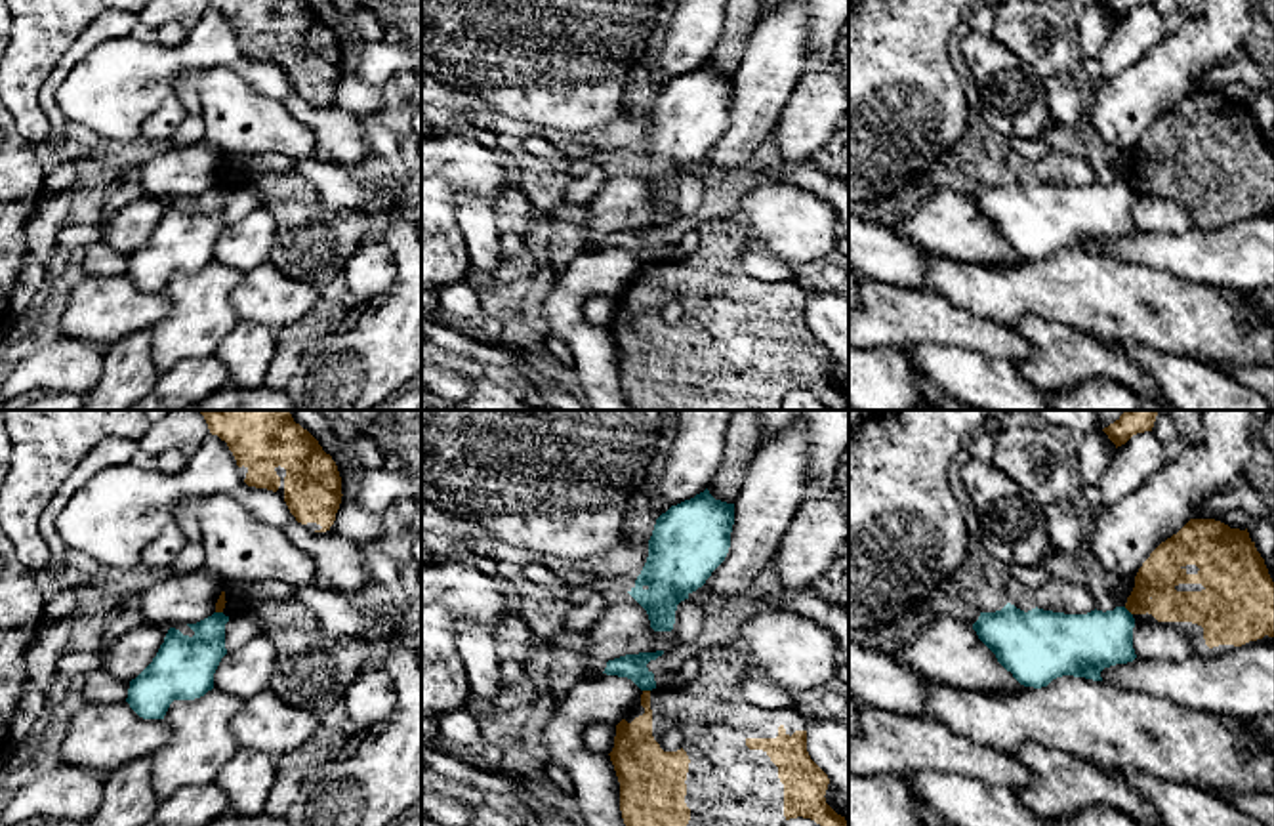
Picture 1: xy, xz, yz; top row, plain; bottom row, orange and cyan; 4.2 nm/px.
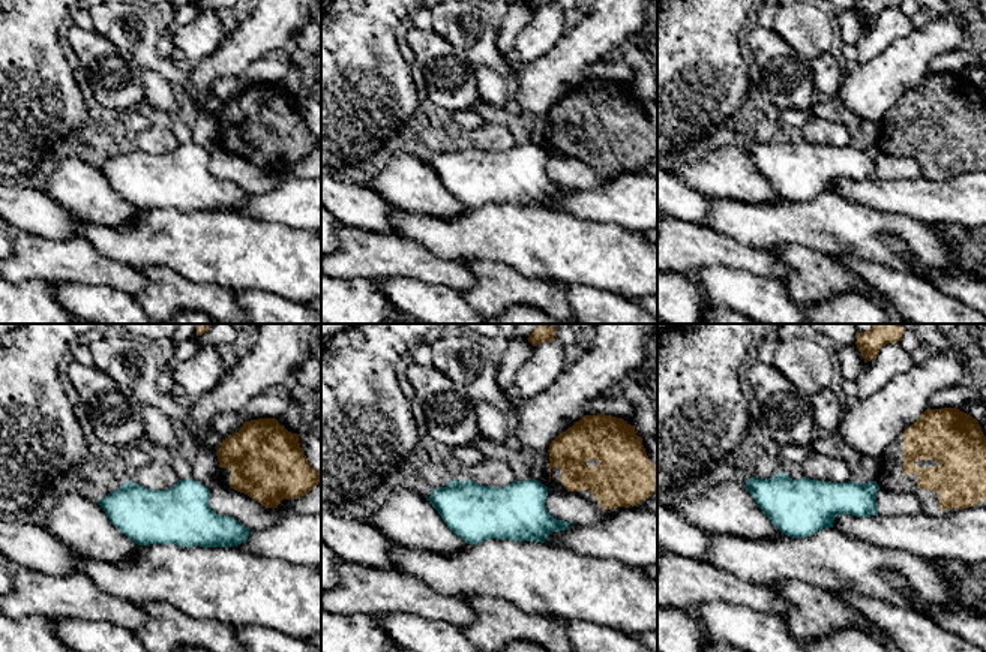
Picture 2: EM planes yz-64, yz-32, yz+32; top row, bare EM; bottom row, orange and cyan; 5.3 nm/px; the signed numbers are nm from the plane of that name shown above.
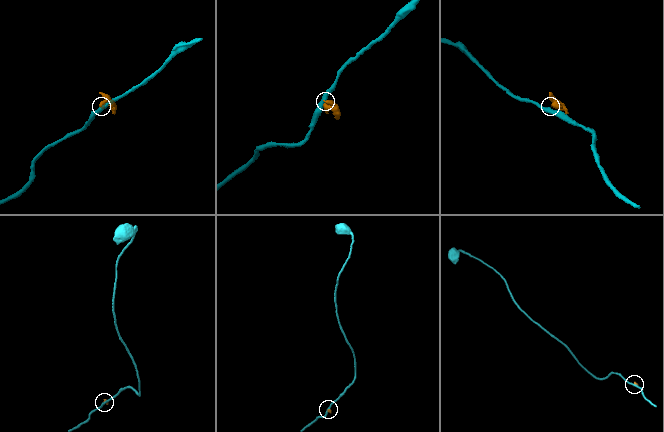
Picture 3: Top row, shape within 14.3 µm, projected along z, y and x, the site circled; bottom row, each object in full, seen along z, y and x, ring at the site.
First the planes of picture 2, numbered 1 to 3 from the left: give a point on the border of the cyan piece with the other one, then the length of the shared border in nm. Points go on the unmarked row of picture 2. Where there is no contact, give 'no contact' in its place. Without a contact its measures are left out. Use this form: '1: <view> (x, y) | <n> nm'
1: no contact
2: no contact
3: no contact

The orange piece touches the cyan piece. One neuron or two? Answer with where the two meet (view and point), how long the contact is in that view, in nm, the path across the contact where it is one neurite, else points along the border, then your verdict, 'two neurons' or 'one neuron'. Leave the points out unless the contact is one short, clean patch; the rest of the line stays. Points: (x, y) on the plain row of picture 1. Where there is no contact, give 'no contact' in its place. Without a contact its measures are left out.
meets orange in yz at (1128, 182); contact 50 nm long; border along yz (1124, 180), (1131, 187); two neurons

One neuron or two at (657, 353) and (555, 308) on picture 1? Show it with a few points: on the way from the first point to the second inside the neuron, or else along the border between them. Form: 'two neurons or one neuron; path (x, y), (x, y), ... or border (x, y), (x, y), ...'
two neurons; border (609, 327), (615, 338), (620, 376)

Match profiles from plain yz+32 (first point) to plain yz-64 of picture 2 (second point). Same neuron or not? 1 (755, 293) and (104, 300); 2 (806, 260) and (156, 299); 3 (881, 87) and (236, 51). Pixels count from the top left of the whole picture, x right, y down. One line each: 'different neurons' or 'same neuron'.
1: same neuron
2: same neuron
3: same neuron

